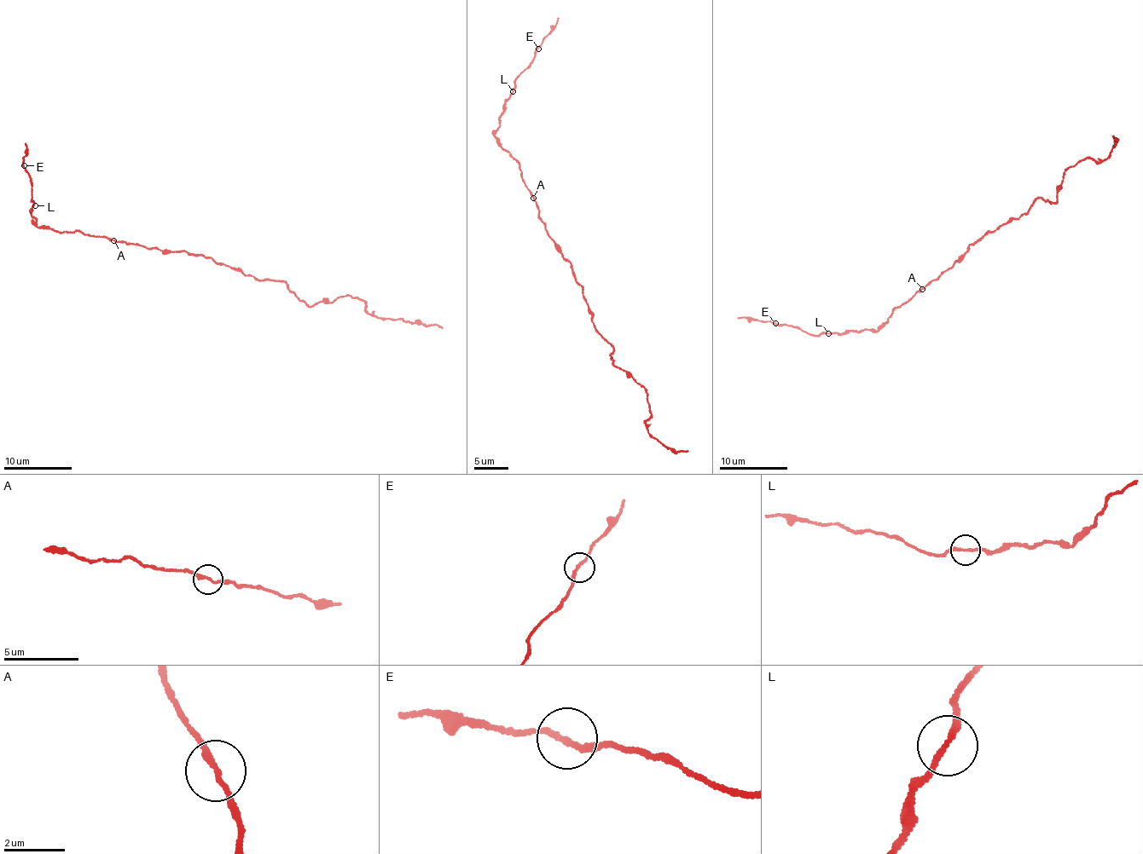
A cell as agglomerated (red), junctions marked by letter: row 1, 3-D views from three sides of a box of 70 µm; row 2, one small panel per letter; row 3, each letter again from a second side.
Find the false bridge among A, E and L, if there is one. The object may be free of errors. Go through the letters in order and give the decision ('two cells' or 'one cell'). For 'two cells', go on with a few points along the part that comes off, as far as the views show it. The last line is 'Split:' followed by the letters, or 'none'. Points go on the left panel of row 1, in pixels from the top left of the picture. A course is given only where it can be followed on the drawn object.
A: one cell
E: one cell
L: one cell
Split: none

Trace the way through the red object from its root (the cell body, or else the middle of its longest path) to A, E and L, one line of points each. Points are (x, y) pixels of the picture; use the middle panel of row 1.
A: (570, 262), (562, 256), (560, 247), (548, 235), (546, 224), (538, 215), (538, 206), (533, 198)
E: (570, 262), (538, 215), (520, 162), (494, 135), (514, 81), (538, 49)
L: (570, 262), (538, 215), (520, 162), (494, 135), (513, 91)

